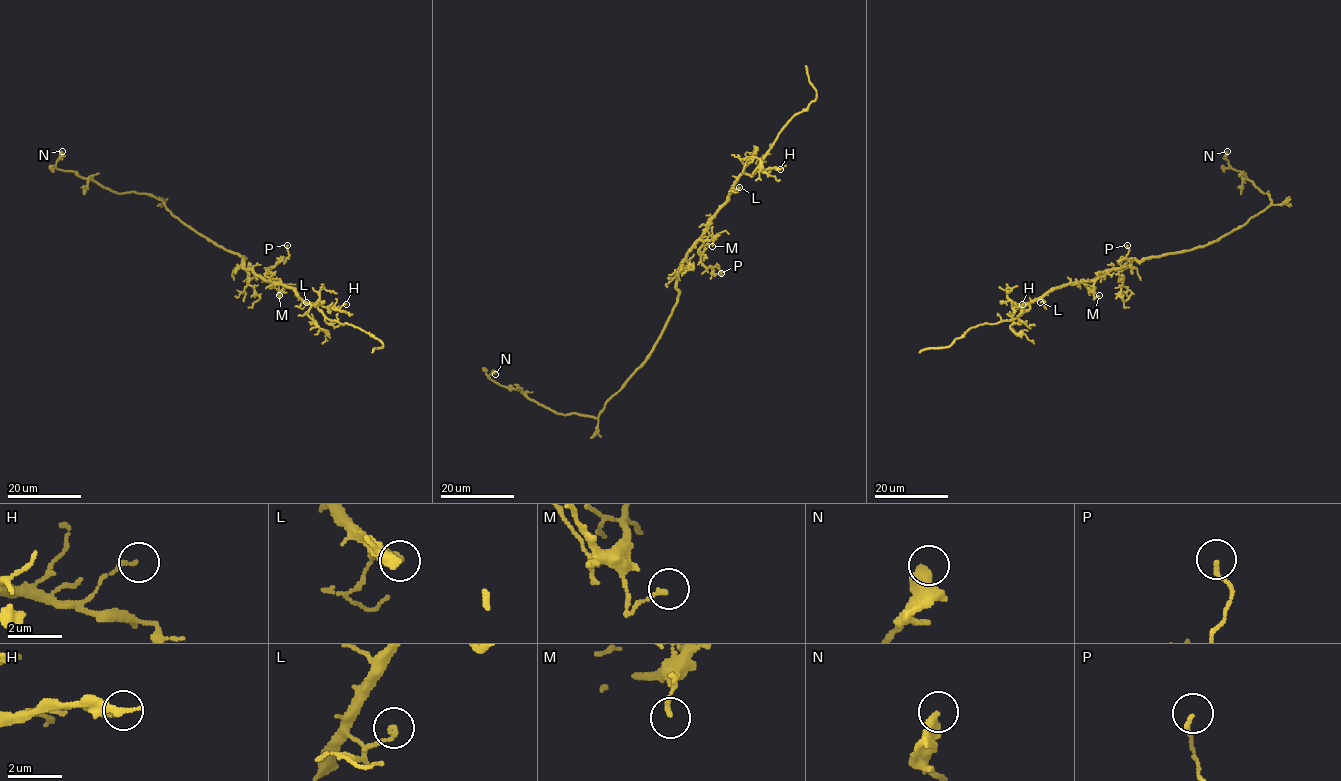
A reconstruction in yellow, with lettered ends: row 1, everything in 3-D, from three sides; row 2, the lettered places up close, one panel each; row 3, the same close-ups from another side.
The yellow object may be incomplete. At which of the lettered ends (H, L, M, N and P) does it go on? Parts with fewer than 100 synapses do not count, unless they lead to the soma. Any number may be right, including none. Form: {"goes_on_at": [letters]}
{"goes_on_at": []}

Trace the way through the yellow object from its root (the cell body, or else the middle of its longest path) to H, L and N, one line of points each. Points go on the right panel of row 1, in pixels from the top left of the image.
H: (1145, 258), (1130, 260), (1122, 268), (1112, 269), (1091, 280), (1058, 286), (1021, 308), (1022, 304)
L: (1145, 258), (1130, 260), (1122, 268), (1112, 269), (1091, 280), (1058, 286), (1049, 291), (1040, 302)
N: (1145, 258), (1211, 244), (1244, 226), (1271, 203), (1268, 192), (1264, 193), (1231, 167), (1226, 158), (1227, 151)

